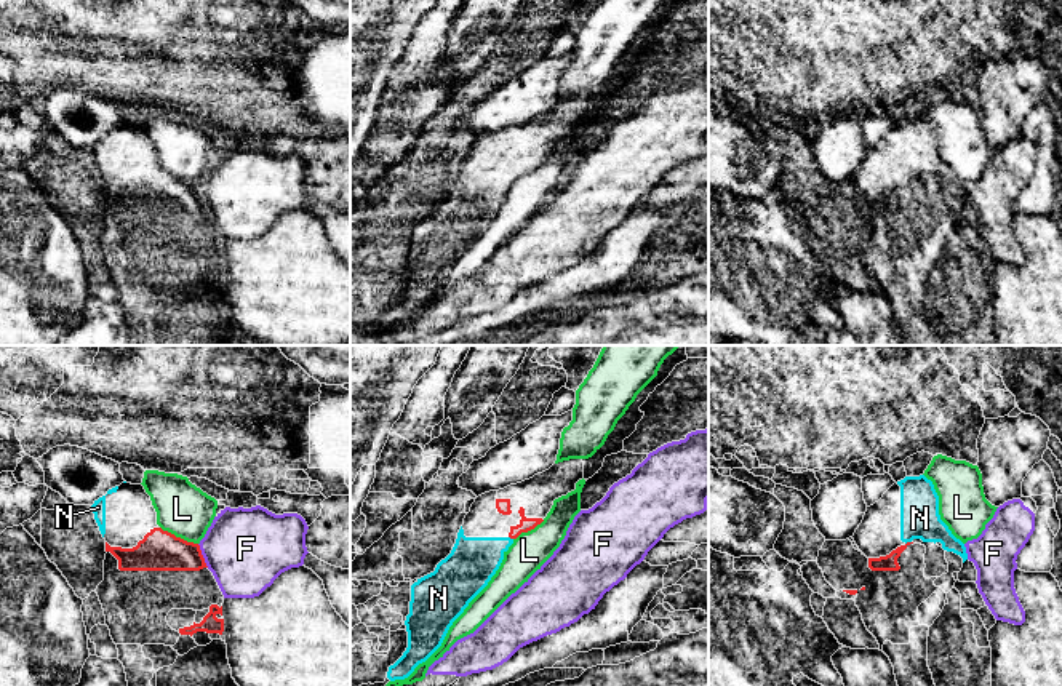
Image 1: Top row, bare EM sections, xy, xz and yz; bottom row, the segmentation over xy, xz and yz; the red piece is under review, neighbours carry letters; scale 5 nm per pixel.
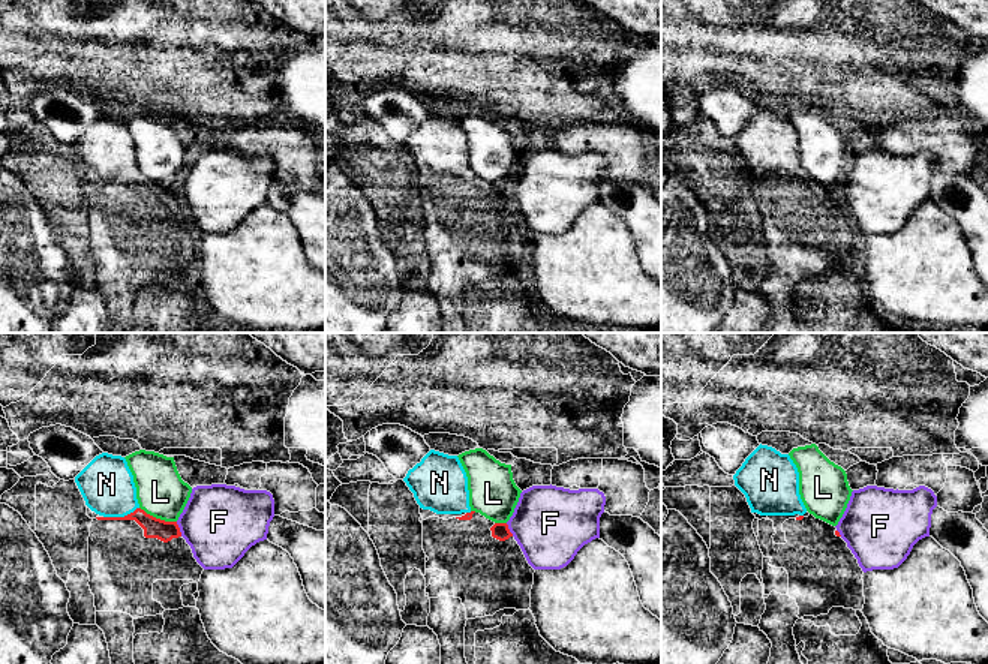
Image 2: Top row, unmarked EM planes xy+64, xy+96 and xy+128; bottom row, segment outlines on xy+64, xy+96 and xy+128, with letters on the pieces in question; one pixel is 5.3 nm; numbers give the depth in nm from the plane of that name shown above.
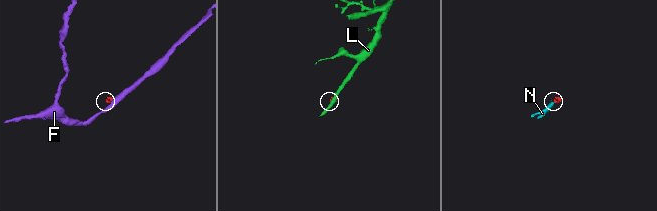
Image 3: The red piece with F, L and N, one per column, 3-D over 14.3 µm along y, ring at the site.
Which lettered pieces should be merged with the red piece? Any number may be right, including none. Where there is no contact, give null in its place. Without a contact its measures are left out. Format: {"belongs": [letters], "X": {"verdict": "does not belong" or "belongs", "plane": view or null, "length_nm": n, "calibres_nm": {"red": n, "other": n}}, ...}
{"belongs": ["N"], "F": {"verdict": "does not belong", "plane": "xy", "length_nm": 130, "calibres_nm": {"red": 200, "other": 420}}, "L": {"verdict": "does not belong", "plane": "xy", "length_nm": 220, "calibres_nm": {"red": 200, "other": 260}}, "N": {"verdict": "belongs", "plane": "yz", "length_nm": 40, "calibres_nm": {"red": 80, "other": 200}}}

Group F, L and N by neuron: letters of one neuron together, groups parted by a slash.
F / L / N

